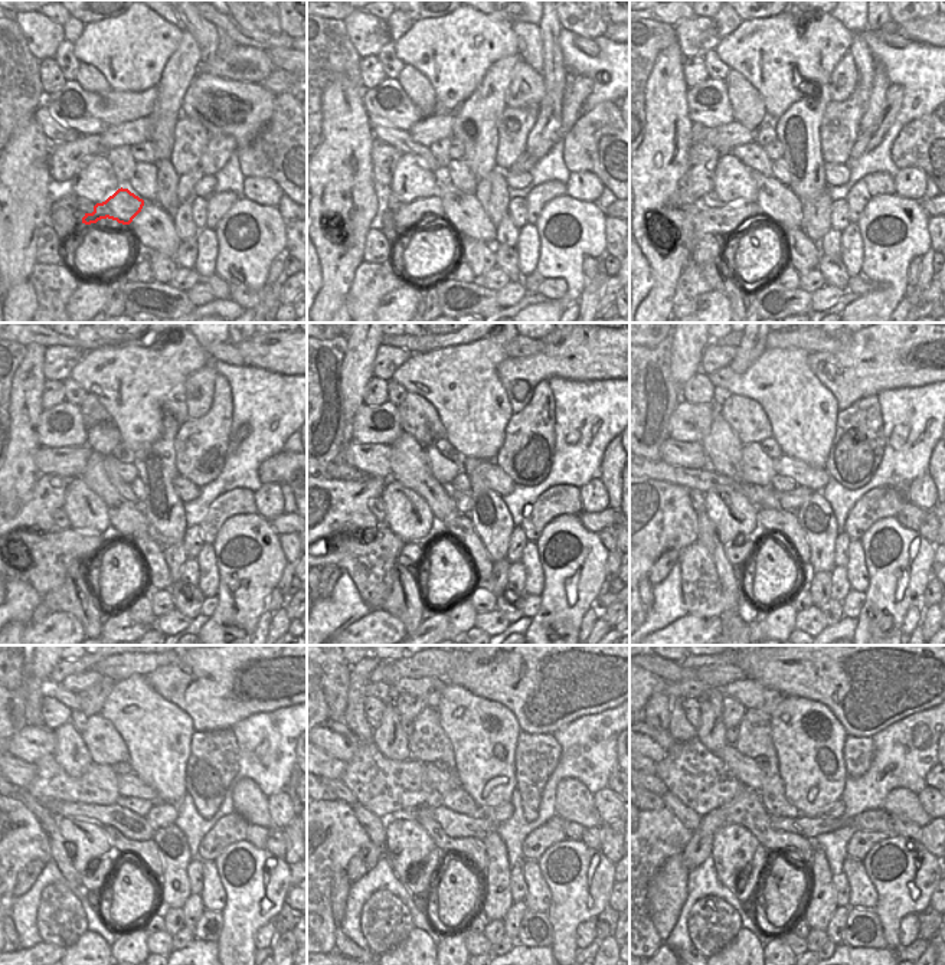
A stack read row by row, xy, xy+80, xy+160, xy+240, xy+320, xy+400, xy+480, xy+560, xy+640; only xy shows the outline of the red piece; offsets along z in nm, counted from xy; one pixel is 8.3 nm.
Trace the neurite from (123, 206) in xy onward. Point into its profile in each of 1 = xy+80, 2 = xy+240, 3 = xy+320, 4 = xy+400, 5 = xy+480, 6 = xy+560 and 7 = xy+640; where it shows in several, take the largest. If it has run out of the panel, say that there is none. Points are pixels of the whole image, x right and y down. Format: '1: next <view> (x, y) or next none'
1: next xy+80 (411, 215)
2: next xy+240 (51, 553)
3: next xy+320 (370, 565)
4: next xy+400 (702, 592)
5: next xy+480 (61, 918)
6: next xy+560 (386, 922)
7: next xy+640 (712, 923)

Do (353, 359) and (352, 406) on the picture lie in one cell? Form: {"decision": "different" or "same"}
{"decision": "same"}

